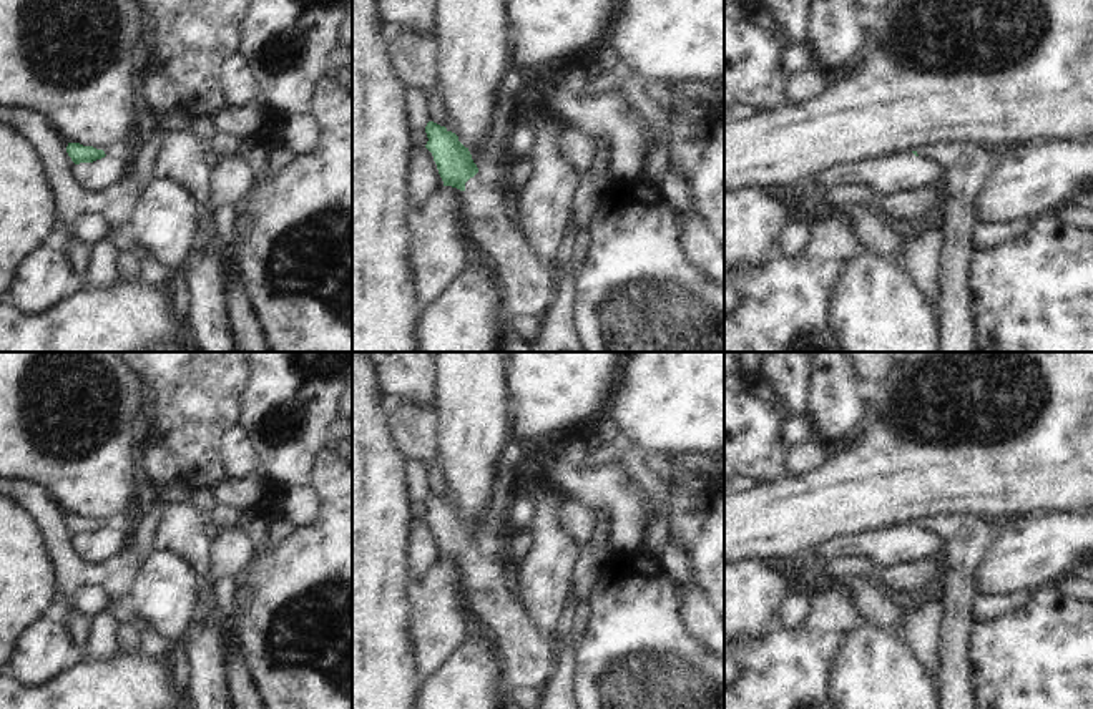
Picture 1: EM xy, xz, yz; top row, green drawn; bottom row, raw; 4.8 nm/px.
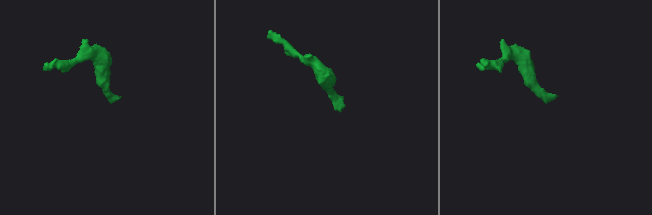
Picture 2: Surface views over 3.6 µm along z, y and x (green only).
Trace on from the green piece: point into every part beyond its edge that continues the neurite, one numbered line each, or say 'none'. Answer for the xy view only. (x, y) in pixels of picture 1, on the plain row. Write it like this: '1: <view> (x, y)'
1: xy (120, 522)

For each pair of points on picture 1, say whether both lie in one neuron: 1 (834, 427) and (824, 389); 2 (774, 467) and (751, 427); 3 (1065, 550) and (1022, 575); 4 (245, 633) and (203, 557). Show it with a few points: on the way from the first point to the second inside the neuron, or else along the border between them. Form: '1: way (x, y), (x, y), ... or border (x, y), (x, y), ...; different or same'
1: way (834, 417), (834, 399); same
2: way (764, 457), (751, 444), (751, 437); same
3: way (1055, 550), (1047, 550), (1032, 565); same
4: border (230, 628), (233, 638); different

